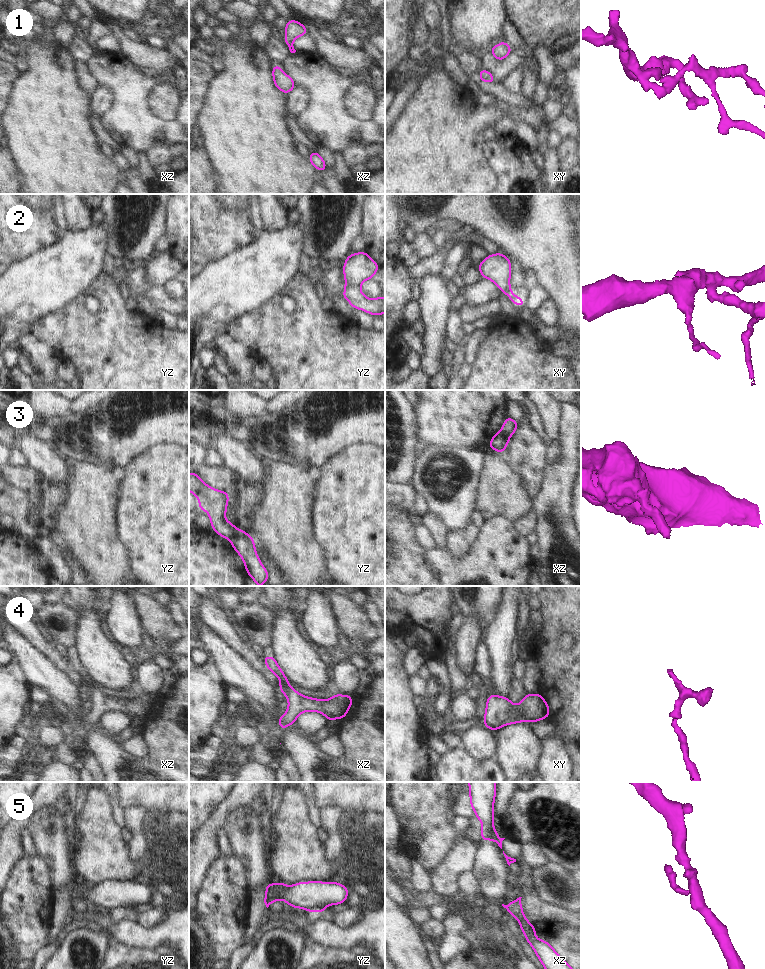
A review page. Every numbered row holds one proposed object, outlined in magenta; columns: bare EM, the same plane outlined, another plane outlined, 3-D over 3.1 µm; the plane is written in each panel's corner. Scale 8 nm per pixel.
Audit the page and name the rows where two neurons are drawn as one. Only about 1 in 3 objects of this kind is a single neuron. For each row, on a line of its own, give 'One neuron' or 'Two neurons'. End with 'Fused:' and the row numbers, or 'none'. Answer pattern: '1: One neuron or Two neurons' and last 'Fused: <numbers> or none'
1: One neuron
2: Two neurons
3: Two neurons
4: One neuron
5: Two neurons
Fused: 2, 3, 5.

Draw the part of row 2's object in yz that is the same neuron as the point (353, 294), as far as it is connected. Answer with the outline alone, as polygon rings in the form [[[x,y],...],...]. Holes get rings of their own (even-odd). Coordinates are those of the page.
[[[348,286],[342,296],[352,305],[353,309],[361,309],[371,315],[385,313],[385,298],[381,295],[376,299],[367,298],[357,286]]]

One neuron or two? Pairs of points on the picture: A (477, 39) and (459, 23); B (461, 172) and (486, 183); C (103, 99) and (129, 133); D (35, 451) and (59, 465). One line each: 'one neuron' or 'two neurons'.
A: one neuron
B: one neuron
C: two neurons
D: one neuron

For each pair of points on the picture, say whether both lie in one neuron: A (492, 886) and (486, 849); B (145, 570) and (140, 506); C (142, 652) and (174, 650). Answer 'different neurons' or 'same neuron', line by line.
A: same neuron
B: same neuron
C: same neuron

